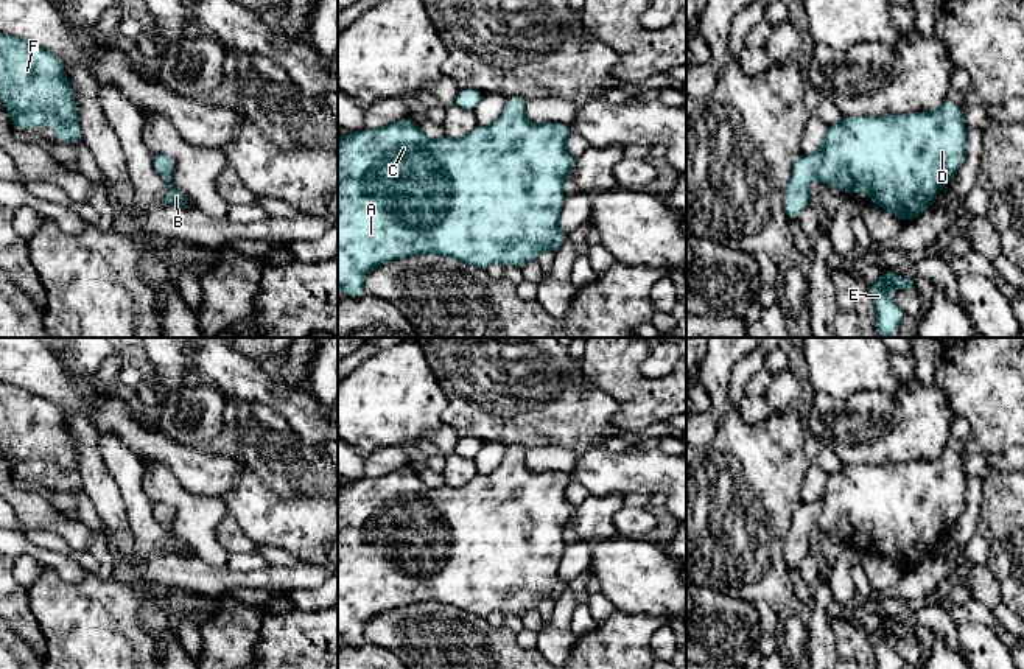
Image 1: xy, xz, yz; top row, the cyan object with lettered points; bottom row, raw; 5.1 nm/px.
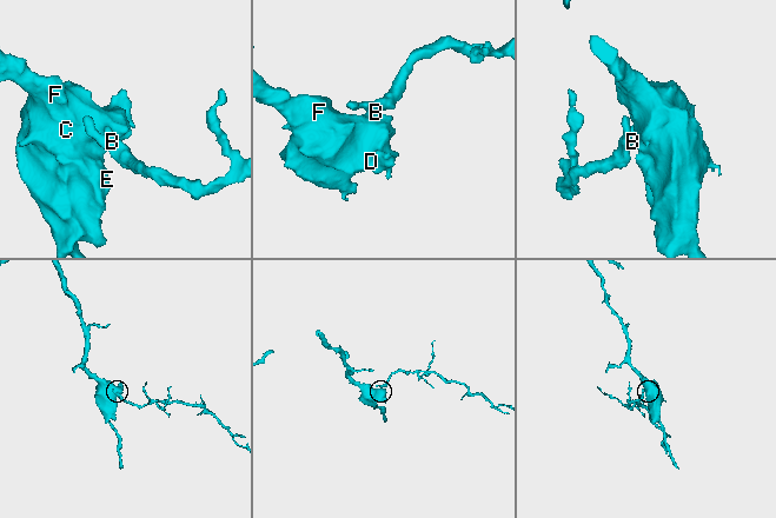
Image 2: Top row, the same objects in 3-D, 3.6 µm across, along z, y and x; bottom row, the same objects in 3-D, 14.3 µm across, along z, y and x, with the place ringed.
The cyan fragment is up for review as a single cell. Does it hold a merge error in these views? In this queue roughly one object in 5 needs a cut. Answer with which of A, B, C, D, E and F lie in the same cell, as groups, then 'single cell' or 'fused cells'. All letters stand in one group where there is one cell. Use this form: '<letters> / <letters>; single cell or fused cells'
A B C D E F; single cell

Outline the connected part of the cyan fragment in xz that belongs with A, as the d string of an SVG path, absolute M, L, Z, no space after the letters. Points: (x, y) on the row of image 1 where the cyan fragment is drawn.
M506 100L501 117L490 126L476 126L462 137L428 138L406 117L380 129L363 129L338 137L338 286L345 297L364 297L366 274L392 260L439 254L487 269L492 263L524 266L542 250L559 250L568 235L559 227L563 180L576 157L566 148L566 123L532 124L524 117L524 100Z

